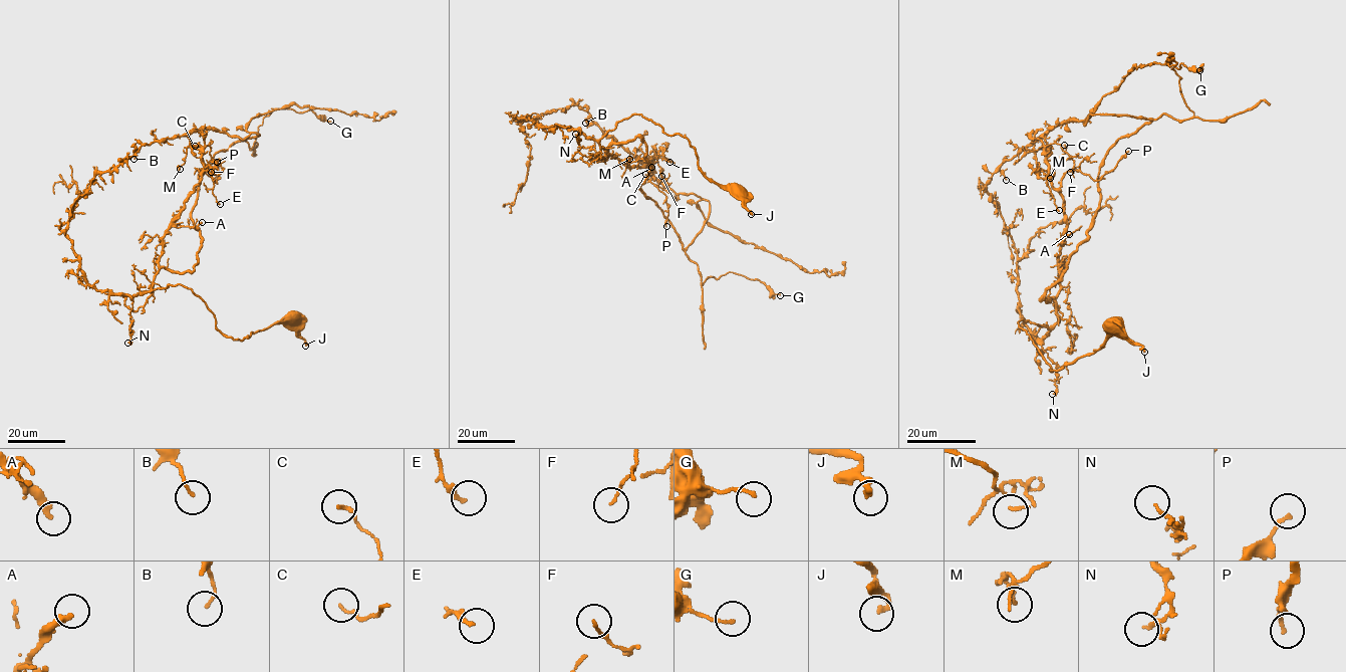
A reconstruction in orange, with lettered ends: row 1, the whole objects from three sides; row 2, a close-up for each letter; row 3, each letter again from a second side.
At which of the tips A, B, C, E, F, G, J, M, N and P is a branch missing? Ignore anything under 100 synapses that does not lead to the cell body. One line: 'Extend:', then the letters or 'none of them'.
Extend: none of them

